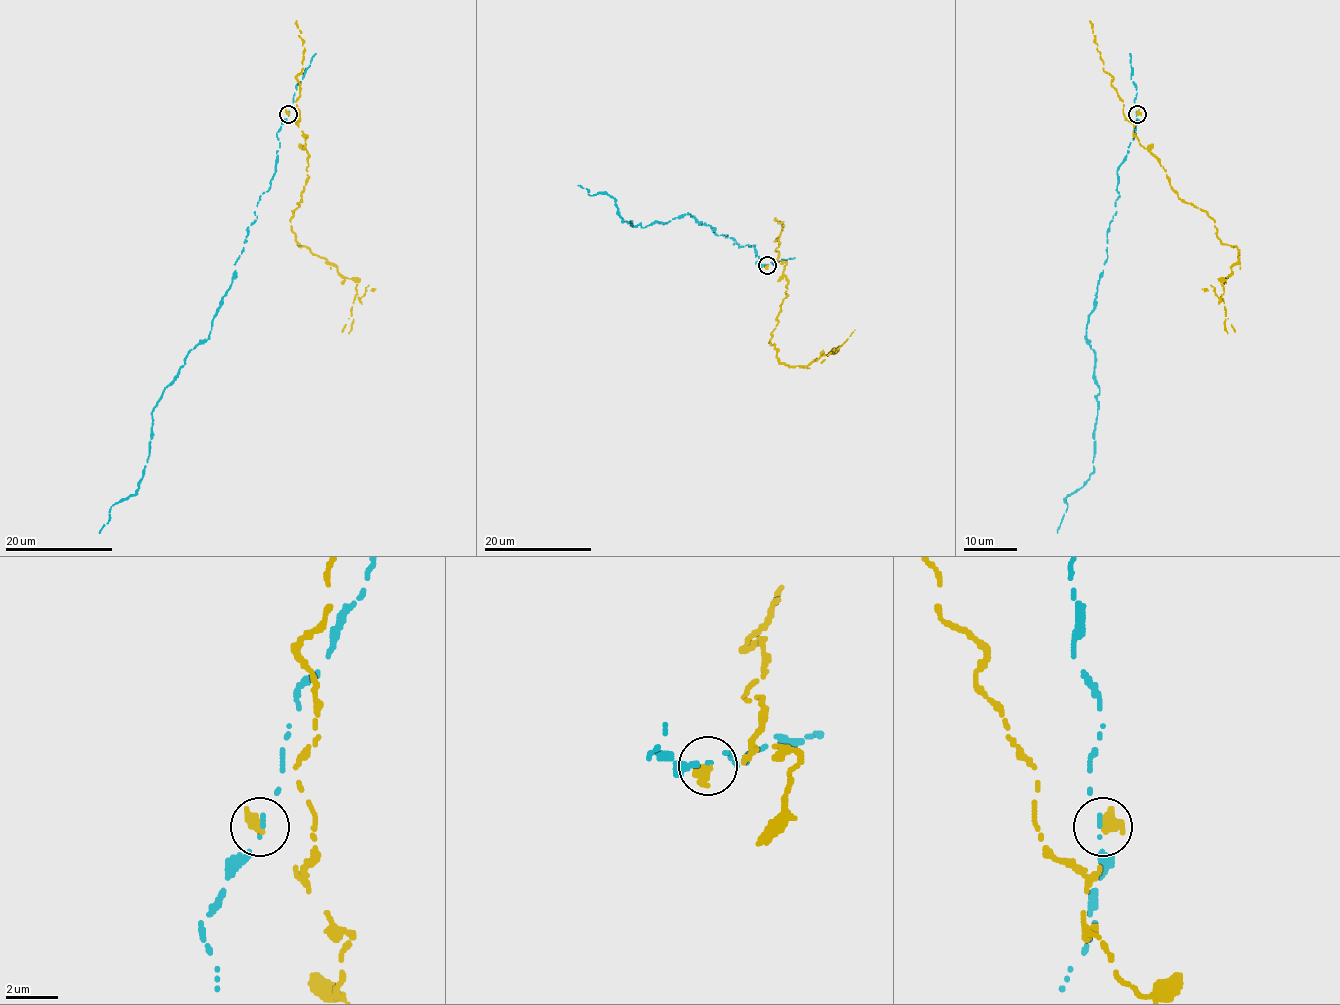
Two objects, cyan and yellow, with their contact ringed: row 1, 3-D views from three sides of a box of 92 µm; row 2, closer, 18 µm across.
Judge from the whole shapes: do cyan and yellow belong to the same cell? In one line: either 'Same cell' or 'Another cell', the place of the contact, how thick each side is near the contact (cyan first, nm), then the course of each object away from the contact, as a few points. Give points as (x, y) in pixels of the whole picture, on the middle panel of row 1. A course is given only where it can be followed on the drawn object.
Another cell. Place: (767, 265). Thickness 90 nm (cyan) against 460 nm. Course of cyan: (768, 264), (755, 262), (754, 245), (739, 248), (690, 214), (631, 225), (612, 197), (590, 196), (577, 185). Course of yellow: (768, 265), (786, 264), (788, 296), (769, 341), (778, 360), (806, 366), (836, 352), (855, 329)

